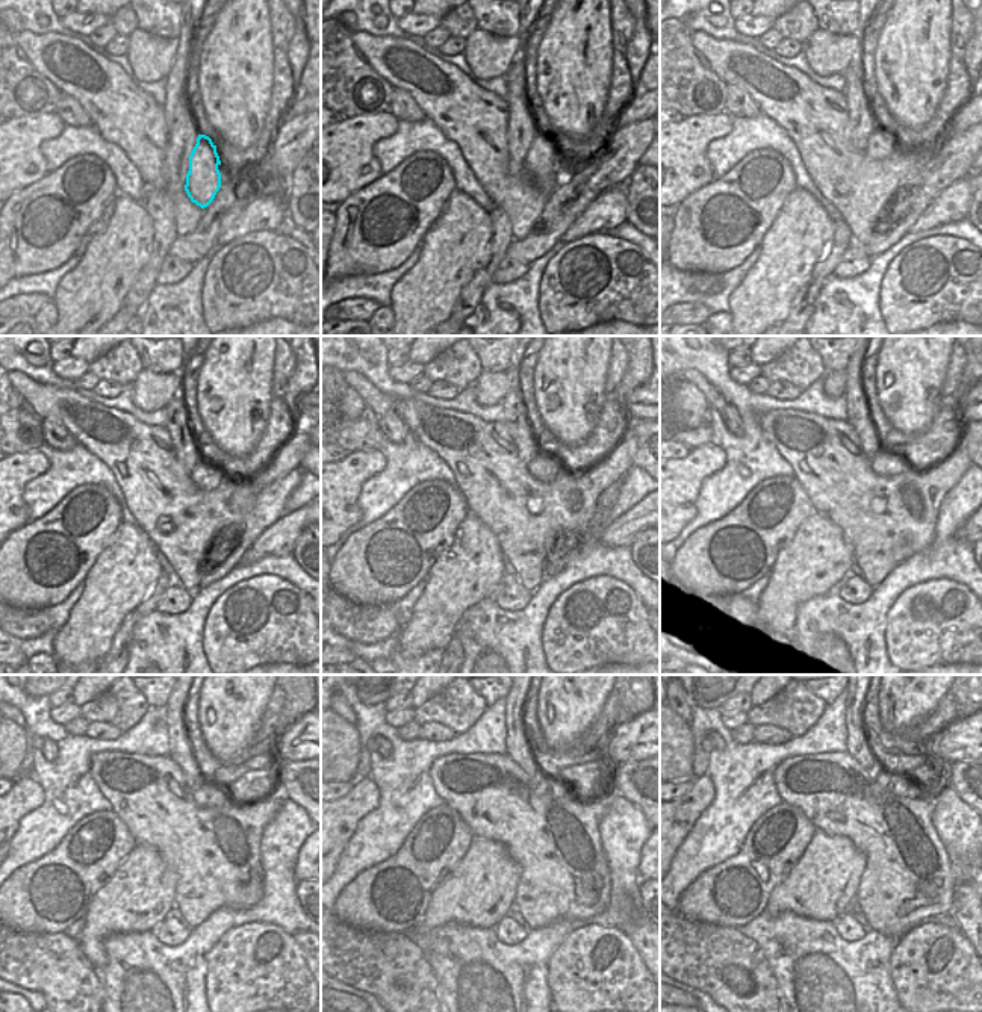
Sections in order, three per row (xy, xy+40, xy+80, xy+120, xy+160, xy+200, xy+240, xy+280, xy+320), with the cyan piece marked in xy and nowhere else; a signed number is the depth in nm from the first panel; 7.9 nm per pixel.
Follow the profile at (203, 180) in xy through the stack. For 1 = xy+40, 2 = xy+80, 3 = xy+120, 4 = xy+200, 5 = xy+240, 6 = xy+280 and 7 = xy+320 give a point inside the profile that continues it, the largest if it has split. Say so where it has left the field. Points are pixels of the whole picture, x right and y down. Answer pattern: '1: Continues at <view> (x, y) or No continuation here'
1: Continues at xy+40 (539, 165)
2: Continues at xy+80 (882, 141)
3: Continues at xy+120 (206, 474)
4: Continues at xy+200 (888, 460)
5: Continues at xy+240 (209, 793)
6: Continues at xy+280 (548, 782)
7: Continues at xy+320 (896, 782)

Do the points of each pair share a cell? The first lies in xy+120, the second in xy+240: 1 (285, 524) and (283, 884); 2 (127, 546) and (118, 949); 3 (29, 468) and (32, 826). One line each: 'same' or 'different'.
1: different
2: different
3: different

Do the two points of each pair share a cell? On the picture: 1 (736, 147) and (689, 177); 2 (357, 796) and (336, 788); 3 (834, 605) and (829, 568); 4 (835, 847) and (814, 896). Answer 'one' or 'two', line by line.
1: two
2: two
3: two
4: one

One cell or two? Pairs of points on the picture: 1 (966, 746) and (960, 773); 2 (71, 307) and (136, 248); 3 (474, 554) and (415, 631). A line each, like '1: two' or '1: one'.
1: two
2: one
3: one

